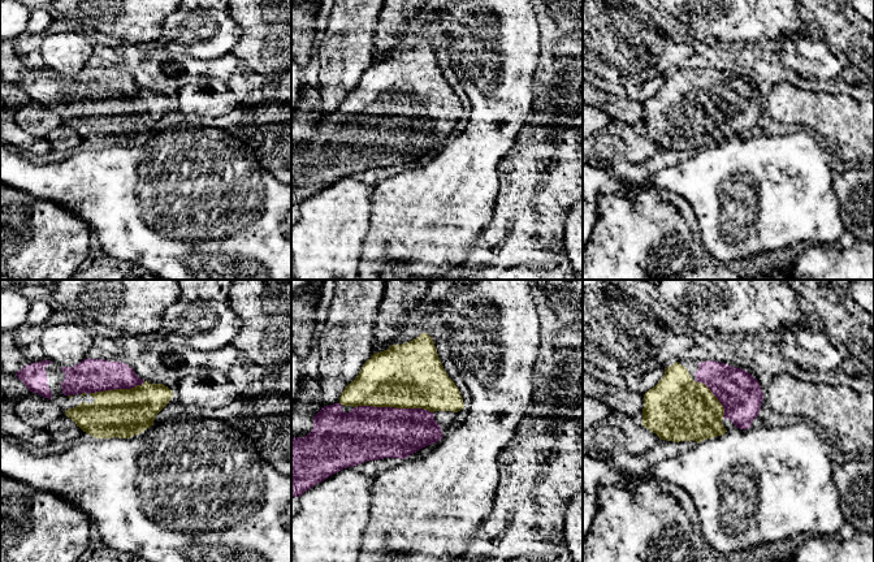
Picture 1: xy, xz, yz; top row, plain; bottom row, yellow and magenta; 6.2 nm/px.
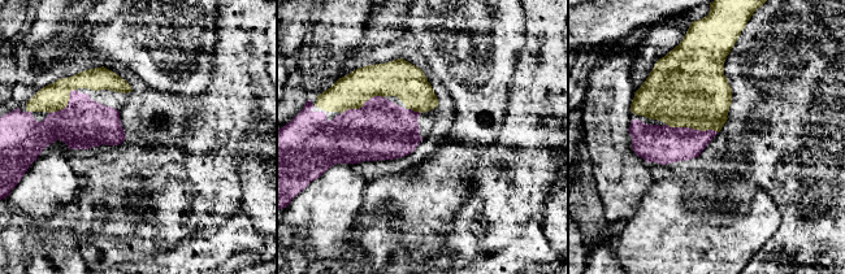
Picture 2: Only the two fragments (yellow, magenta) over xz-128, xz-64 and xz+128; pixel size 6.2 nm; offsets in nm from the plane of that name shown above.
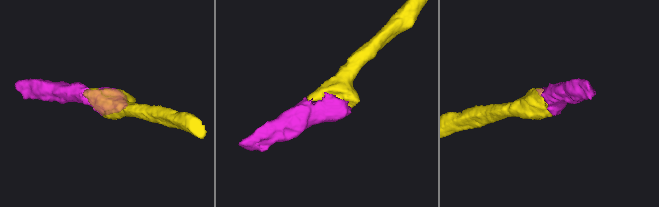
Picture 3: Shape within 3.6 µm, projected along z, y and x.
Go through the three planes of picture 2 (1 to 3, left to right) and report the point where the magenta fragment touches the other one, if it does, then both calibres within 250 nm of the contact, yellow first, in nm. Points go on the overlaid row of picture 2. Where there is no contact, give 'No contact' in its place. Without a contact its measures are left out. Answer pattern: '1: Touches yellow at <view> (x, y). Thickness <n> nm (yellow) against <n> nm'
1: Touches yellow at xz-128 (65, 105). Thickness 170 nm (yellow) against 300 nm
2: Touches yellow at xz-64 (362, 105). Thickness 220 nm (yellow) against 360 nm
3: Touches yellow at xz+128 (692, 127). Thickness 480 nm (yellow) against 240 nm

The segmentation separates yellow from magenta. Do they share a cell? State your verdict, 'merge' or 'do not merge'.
merge

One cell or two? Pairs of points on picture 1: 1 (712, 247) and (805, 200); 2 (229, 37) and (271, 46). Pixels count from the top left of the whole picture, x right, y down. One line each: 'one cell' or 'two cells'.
1: one cell
2: two cells

